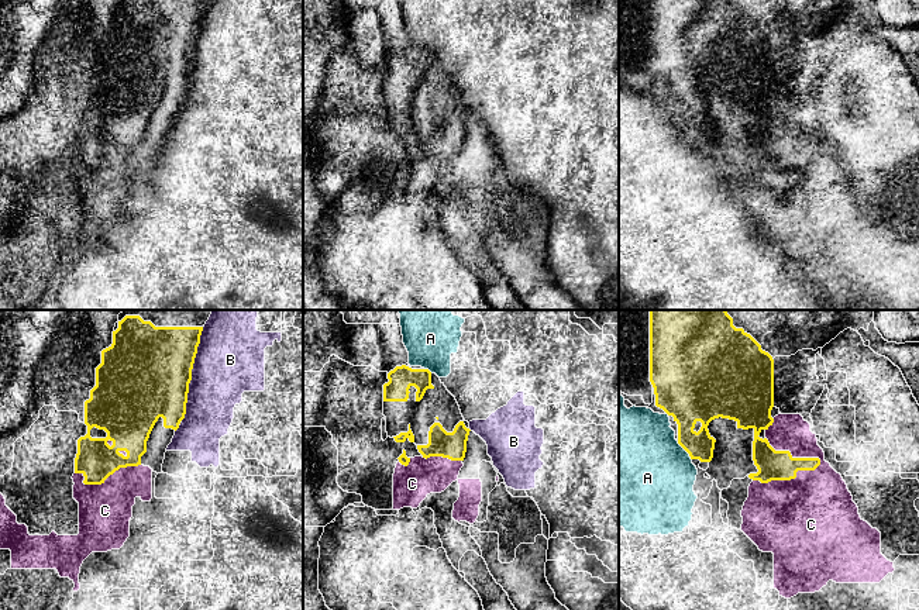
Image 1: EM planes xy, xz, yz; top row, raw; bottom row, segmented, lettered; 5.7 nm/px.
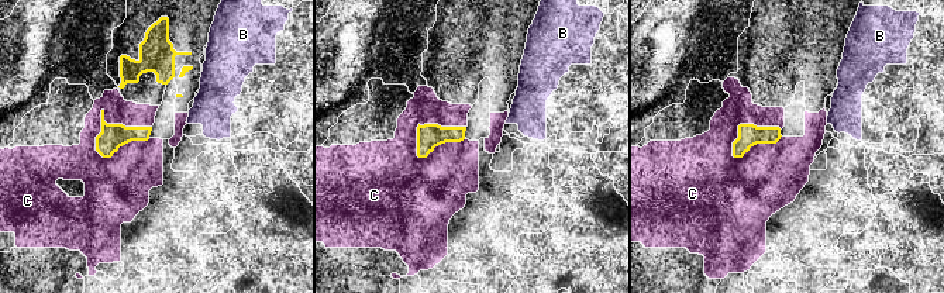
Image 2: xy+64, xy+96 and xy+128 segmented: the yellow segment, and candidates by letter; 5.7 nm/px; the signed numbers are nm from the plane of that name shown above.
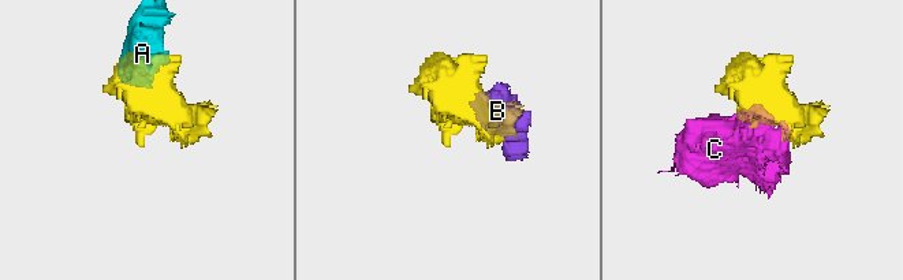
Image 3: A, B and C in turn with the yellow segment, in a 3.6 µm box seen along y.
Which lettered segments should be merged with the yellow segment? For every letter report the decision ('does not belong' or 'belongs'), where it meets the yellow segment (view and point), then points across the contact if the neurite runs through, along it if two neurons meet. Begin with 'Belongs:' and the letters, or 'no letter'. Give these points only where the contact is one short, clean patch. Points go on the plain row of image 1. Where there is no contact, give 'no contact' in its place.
Belongs: C
A: does not belong; contact yz (685, 134)
B: does not belong; contact xy (190, 58)
C: belongs; contact yz (790, 164)

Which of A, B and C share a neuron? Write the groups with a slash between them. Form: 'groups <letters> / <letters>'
groups A B / C

